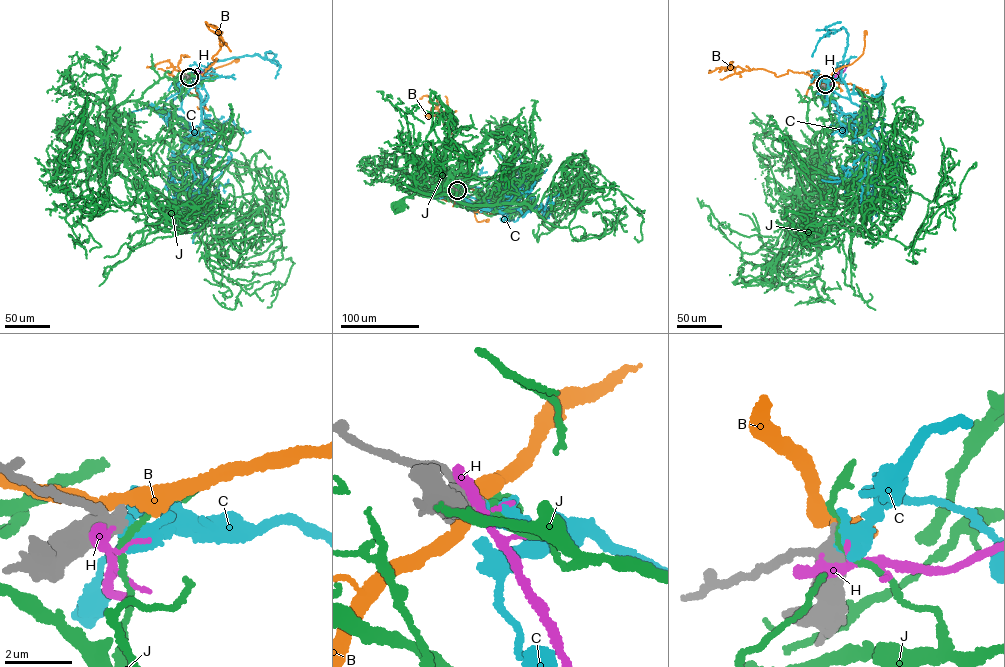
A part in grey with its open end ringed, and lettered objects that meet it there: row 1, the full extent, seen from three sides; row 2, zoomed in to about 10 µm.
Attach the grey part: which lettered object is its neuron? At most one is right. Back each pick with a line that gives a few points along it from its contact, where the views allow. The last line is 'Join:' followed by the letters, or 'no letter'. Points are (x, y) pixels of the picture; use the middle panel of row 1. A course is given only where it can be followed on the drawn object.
C: course (457, 190), (479, 187), (483, 199), (500, 206), (494, 212), (507, 213), (533, 203), (523, 180), (546, 169)
Join: C

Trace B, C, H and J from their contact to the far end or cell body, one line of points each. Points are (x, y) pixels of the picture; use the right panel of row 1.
B: (825, 84), (825, 77), (850, 65), (862, 54), (865, 32)
C: (825, 85), (828, 80), (828, 87), (862, 108), (884, 157), (872, 183), (856, 182), (862, 188), (860, 204)
H: (825, 85), (832, 83), (849, 61)
J: (825, 85), (809, 101), (806, 115), (823, 151), (823, 156), (810, 150), (824, 201), (827, 184)

